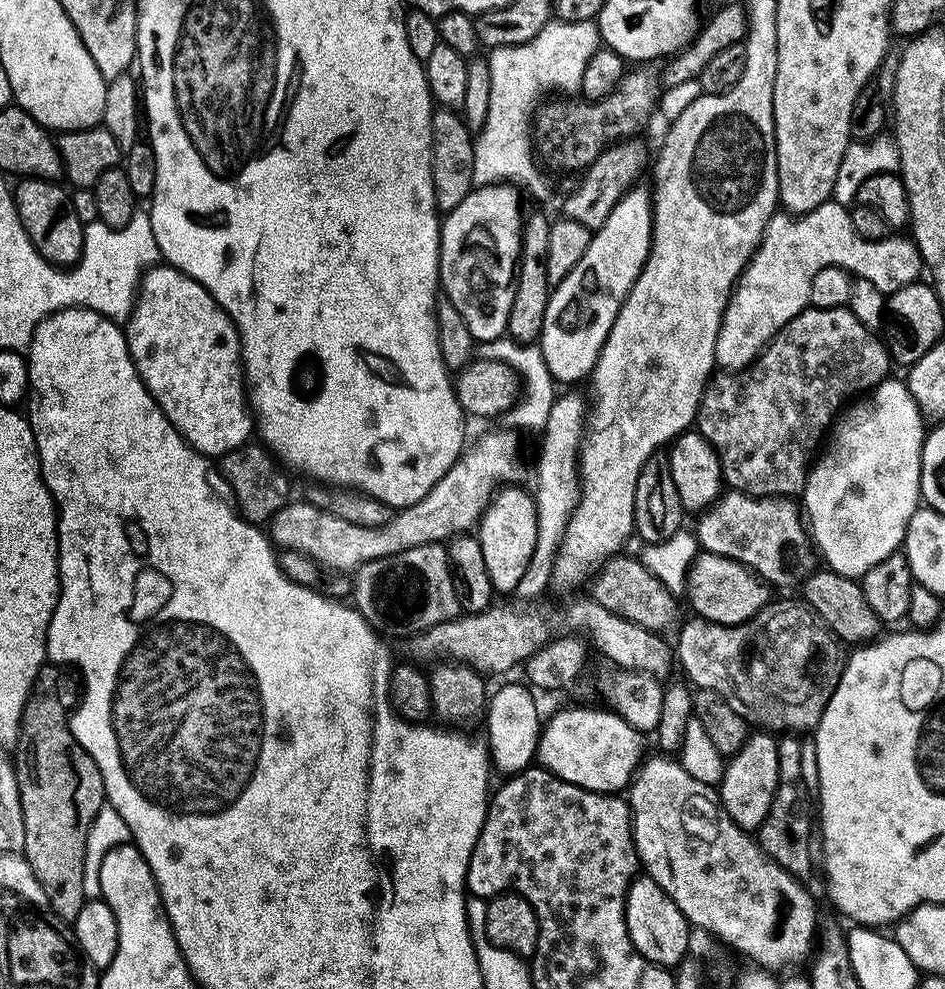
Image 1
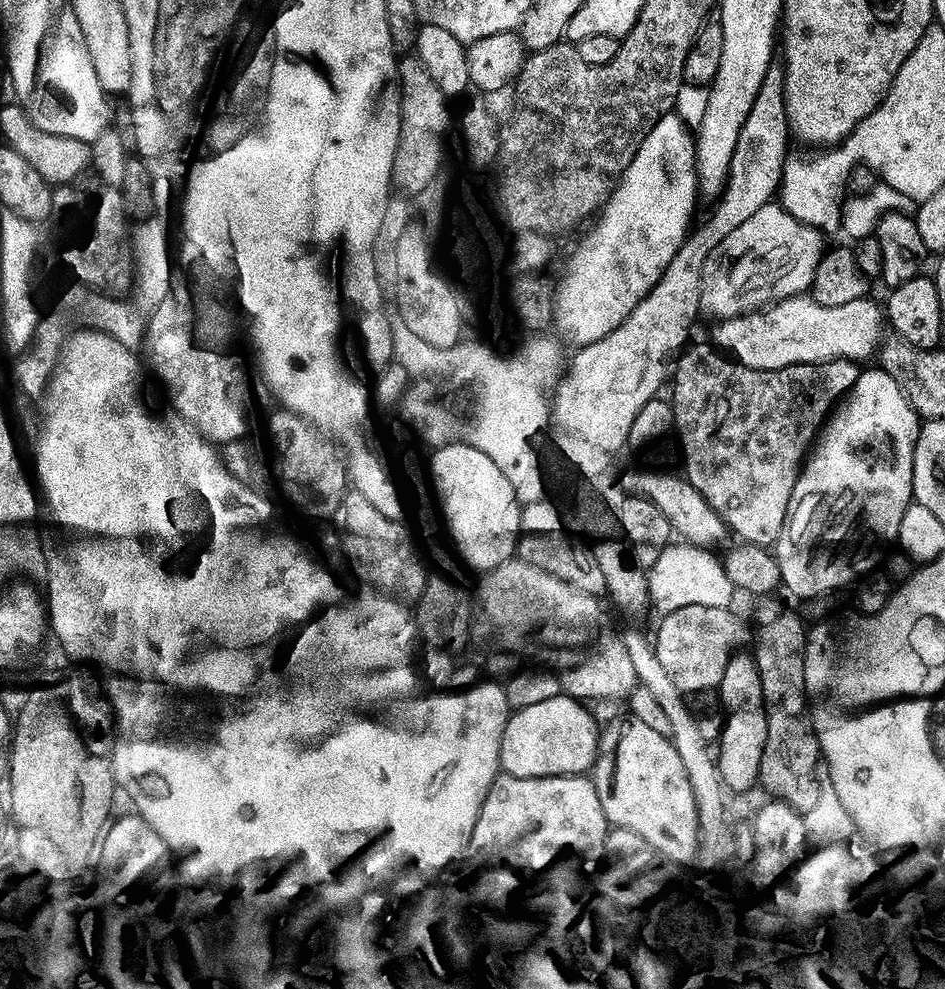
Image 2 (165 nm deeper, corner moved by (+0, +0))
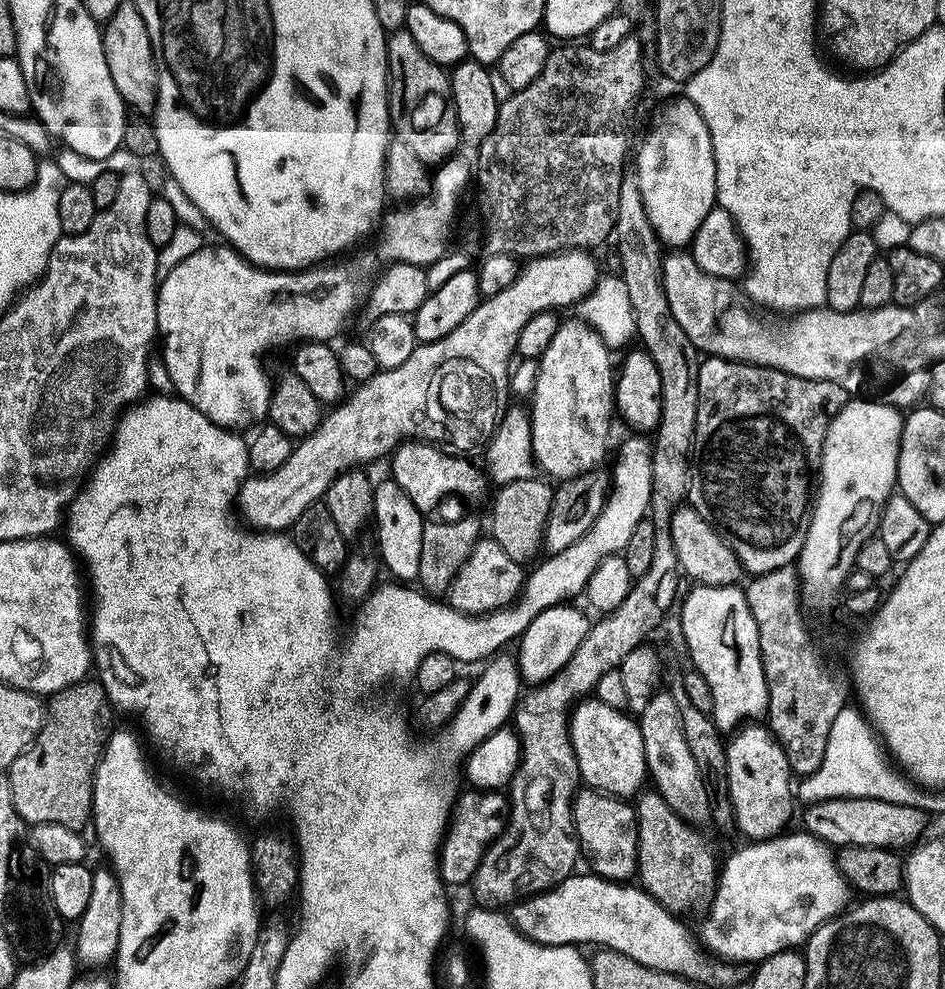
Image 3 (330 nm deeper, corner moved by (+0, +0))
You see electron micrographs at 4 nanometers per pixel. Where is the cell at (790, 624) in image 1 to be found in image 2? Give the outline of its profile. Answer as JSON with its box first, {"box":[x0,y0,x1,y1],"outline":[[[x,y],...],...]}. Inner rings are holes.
{"box":[654,606,740,694],"outline":[[[684,606],[680,610],[674,610],[673,613],[666,613],[659,617],[660,625],[656,628],[656,640],[654,636],[654,651],[658,662],[662,662],[666,675],[670,677],[670,682],[674,682],[674,686],[678,686],[680,692],[695,694],[719,689],[722,674],[737,651],[735,646],[730,646],[729,650],[728,644],[736,636],[736,630],[740,630],[738,628],[740,619],[737,613],[732,613],[728,608],[711,608],[710,606]]]}

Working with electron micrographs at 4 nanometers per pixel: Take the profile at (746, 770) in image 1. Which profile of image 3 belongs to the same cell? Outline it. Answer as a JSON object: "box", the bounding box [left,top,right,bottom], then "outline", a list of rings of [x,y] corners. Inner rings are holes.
{"box":[679,584,768,734],"outline":[[[696,584],[685,596],[683,593],[679,608],[680,632],[692,659],[691,667],[706,678],[710,694],[714,694],[712,721],[725,734],[731,734],[749,722],[759,721],[768,711],[768,687],[760,657],[758,626],[754,614],[750,614],[743,587]]]}

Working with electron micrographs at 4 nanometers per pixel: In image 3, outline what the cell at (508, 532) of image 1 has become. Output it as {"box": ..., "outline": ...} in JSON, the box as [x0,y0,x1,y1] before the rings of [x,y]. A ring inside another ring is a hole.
{"box":[391,440,486,514],"outline":[[[409,440],[391,453],[392,476],[395,487],[400,488],[414,502],[414,506],[422,514],[428,514],[431,508],[440,504],[443,496],[465,496],[468,500],[476,500],[484,492],[486,476],[471,464],[471,459],[460,454],[453,454],[435,444]]]}

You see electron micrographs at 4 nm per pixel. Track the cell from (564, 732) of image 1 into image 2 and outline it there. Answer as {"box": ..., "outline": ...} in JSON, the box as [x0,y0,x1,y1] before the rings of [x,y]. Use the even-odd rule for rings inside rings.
{"box":[500,694,598,780],"outline":[[[563,694],[513,711],[502,730],[500,767],[503,775],[527,780],[547,776],[582,776],[596,761],[598,727],[585,705]]]}

